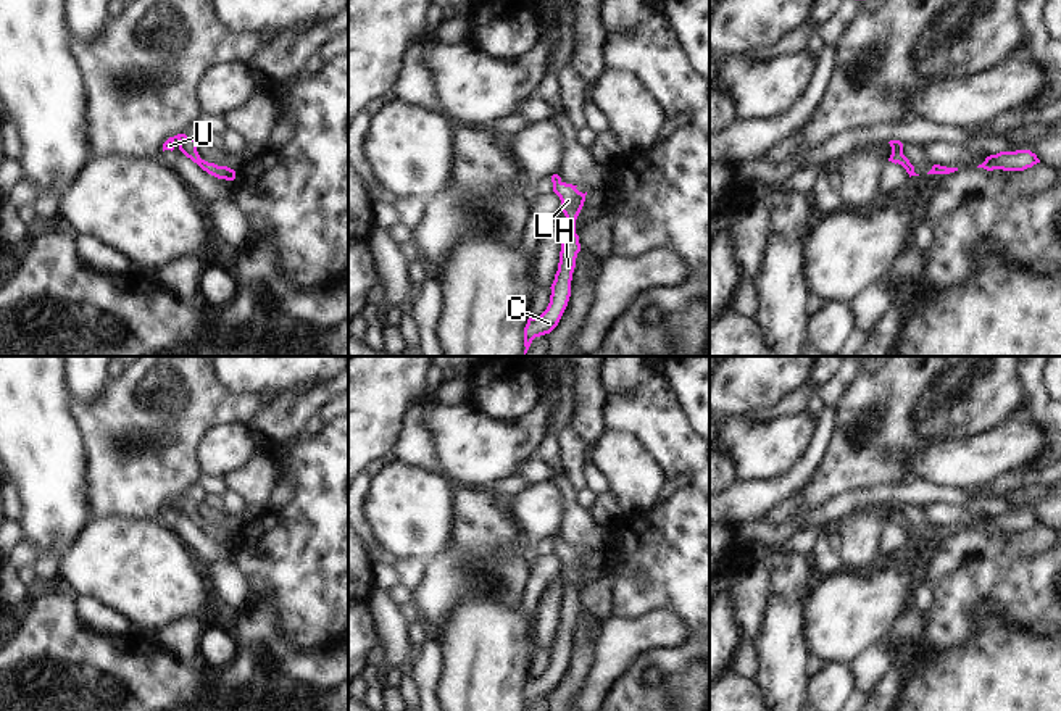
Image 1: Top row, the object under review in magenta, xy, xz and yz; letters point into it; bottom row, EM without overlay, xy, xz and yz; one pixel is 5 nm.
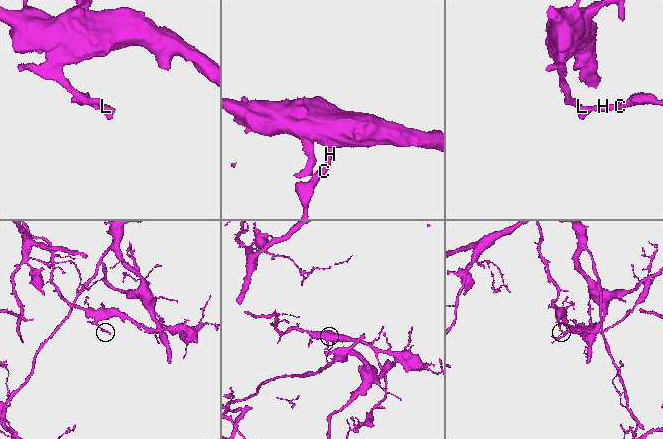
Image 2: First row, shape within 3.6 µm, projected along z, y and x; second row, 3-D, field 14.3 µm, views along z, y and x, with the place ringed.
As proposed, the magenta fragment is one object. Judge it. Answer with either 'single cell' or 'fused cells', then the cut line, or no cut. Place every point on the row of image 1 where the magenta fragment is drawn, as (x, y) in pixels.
single cell; no cut

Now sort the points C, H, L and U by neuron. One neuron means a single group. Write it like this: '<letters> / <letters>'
C H L U

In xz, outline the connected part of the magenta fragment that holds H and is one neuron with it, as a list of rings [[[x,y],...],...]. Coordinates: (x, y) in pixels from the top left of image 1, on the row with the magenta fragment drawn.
[[[558,174],[551,176],[551,182],[553,192],[561,200],[566,226],[561,239],[558,271],[550,287],[550,303],[539,318],[527,319],[524,327],[524,355],[535,337],[550,334],[558,326],[571,297],[572,272],[577,253],[580,252],[579,235],[576,234],[576,219],[584,206],[587,192],[582,193],[576,189],[577,185],[563,182]]]

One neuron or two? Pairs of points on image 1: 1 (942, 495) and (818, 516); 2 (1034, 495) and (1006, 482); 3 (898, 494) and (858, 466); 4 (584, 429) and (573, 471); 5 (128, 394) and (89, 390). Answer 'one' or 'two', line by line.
1: one
2: two
3: two
4: two
5: two

